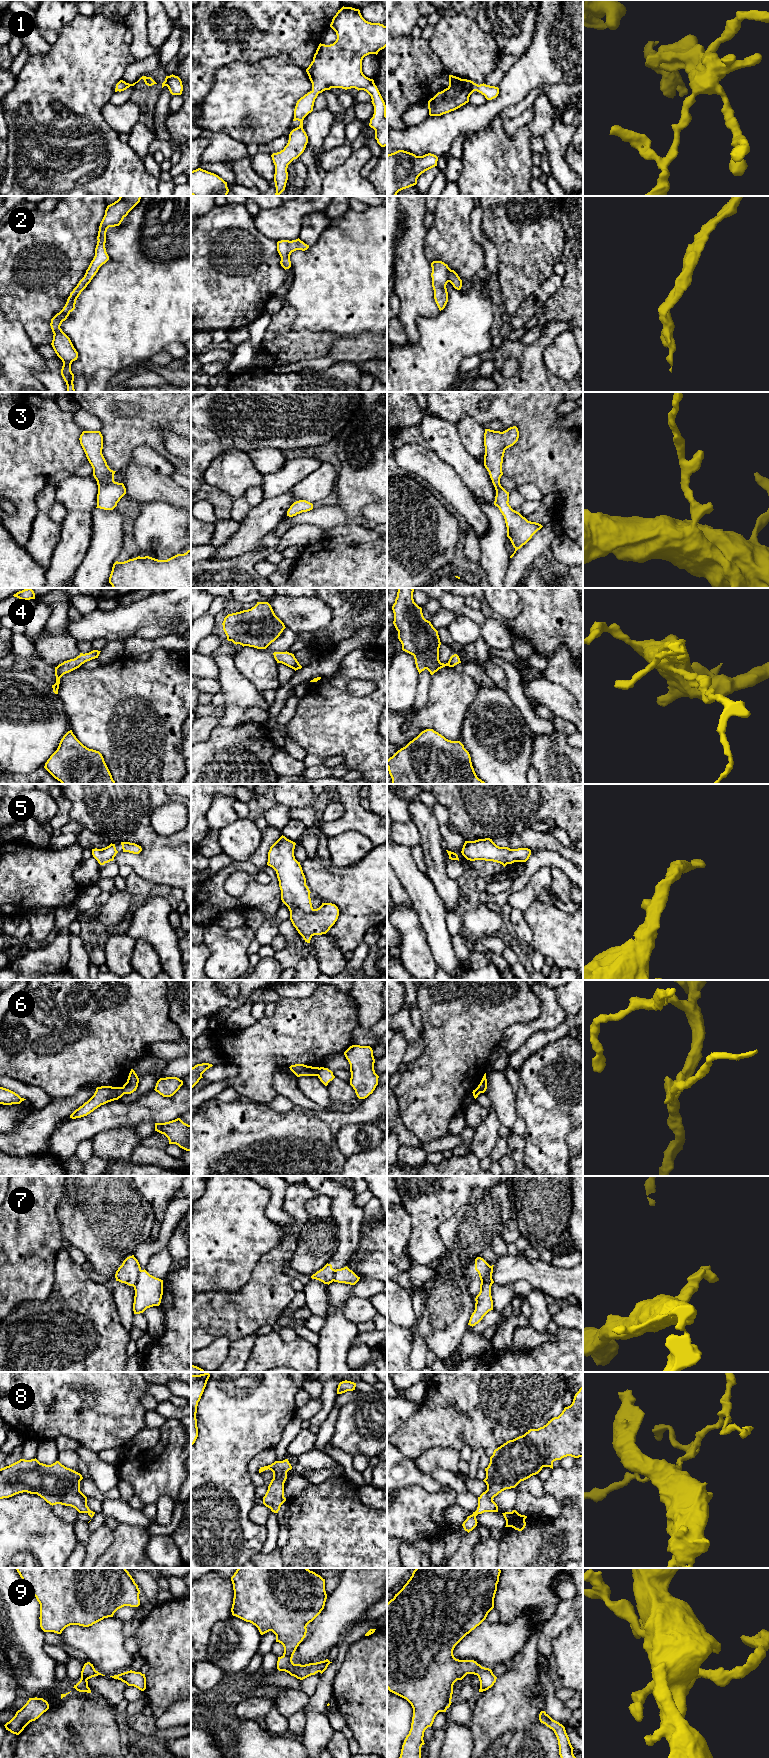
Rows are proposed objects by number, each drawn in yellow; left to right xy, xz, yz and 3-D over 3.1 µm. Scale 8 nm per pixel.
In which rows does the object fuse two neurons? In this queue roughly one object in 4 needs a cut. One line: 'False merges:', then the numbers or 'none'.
False merges: 6

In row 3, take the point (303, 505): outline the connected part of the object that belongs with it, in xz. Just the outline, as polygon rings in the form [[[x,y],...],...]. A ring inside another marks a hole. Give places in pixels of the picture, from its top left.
[[[306,500],[294,502],[287,511],[287,516],[293,517],[302,512],[307,512],[313,509],[313,504]]]

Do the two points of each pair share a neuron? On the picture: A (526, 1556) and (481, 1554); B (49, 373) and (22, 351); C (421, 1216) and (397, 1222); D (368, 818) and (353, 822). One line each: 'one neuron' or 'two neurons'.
A: two neurons
B: two neurons
C: two neurons
D: one neuron

